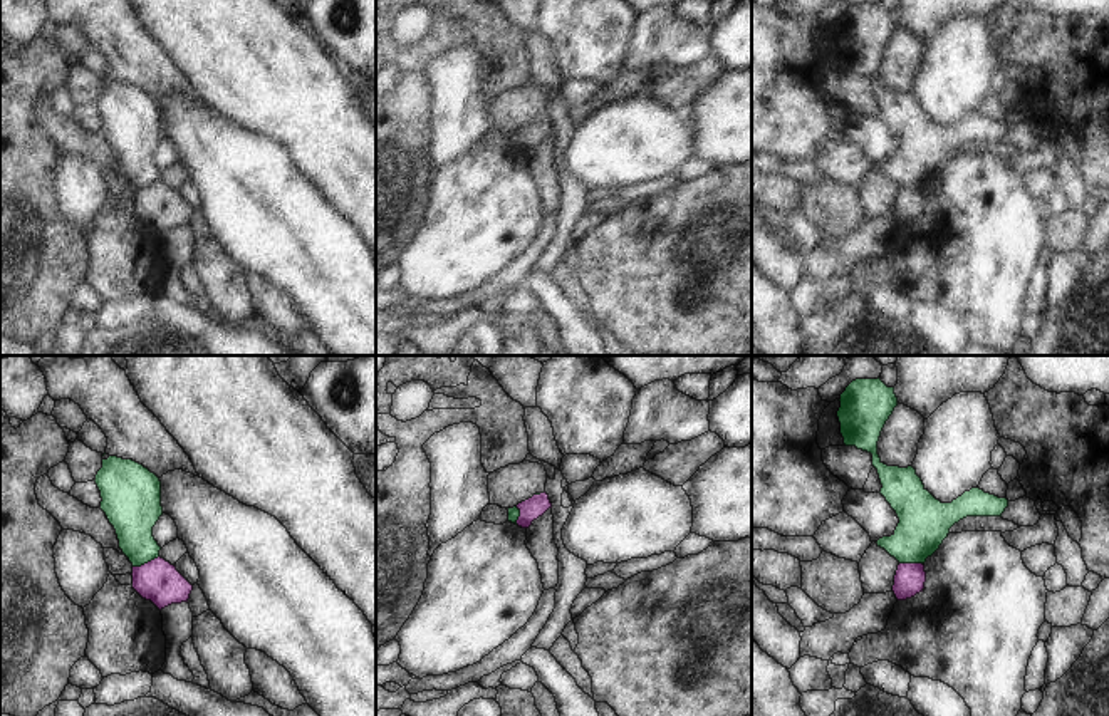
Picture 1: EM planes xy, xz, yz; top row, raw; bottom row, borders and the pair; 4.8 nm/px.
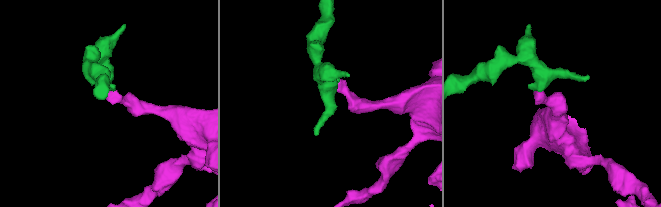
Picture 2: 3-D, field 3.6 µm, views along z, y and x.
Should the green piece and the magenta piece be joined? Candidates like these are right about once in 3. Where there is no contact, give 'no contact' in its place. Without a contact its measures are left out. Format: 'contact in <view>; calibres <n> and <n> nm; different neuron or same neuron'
contact in xy; calibres 240 and 200 nm; different neuron

